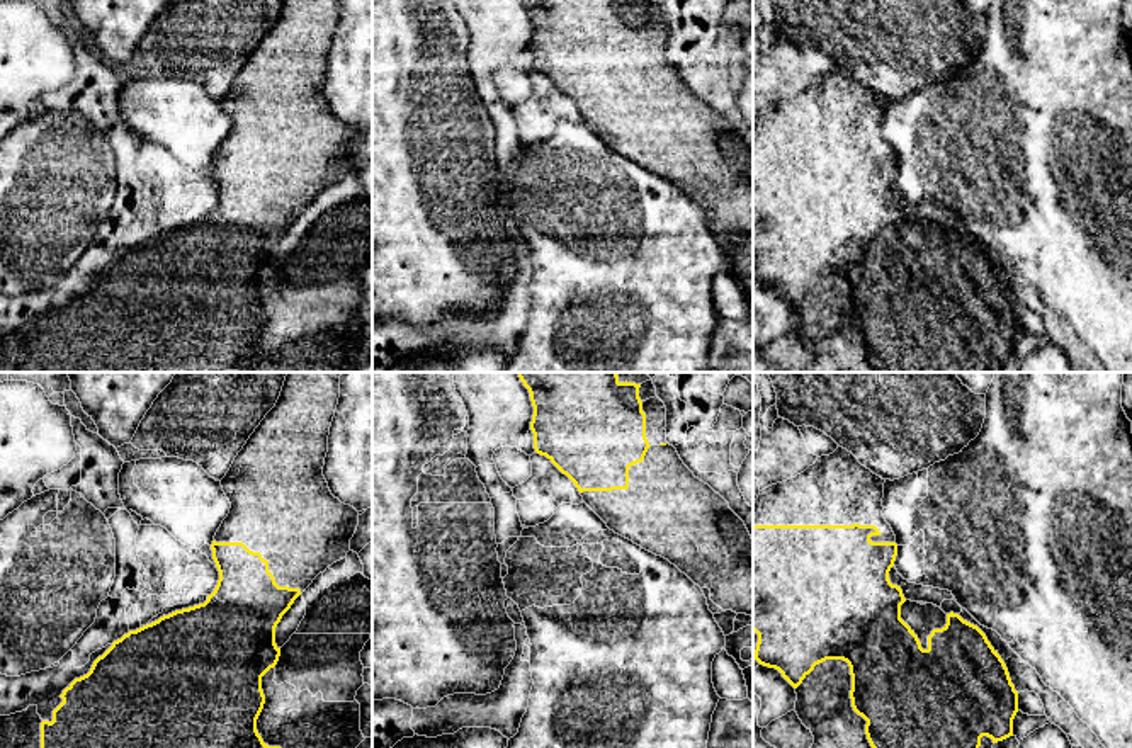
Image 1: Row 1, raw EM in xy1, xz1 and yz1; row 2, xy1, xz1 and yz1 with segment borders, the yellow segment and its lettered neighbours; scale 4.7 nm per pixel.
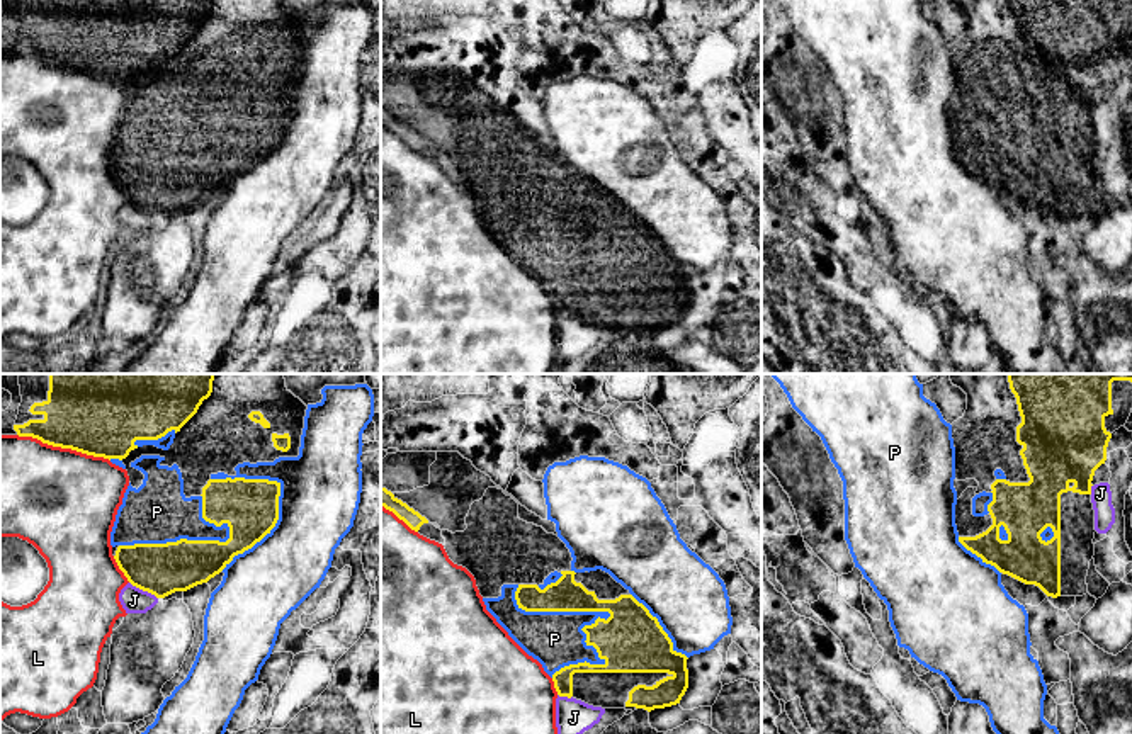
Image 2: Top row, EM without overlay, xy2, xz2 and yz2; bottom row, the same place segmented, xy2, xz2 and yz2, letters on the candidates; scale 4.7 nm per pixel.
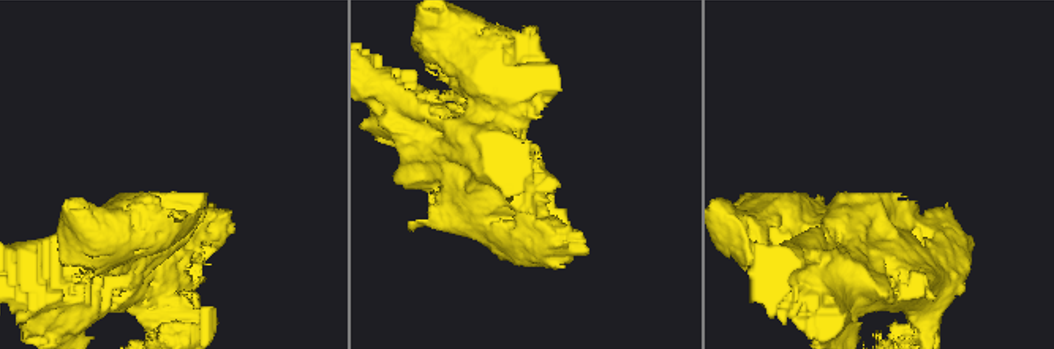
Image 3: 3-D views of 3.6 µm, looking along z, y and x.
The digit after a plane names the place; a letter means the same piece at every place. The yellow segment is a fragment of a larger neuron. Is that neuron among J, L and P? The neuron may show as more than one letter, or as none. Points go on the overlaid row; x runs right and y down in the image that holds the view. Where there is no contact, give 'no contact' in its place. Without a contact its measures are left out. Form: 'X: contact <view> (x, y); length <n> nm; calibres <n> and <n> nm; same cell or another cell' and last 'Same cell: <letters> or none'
J: contact xy2 (143, 590); length 160 nm; calibres 240 and 120 nm; another cell
L: contact xy2 (63, 447); length 460 nm; calibres 460 and 500 nm; another cell
P: contact xz2 (587, 610); length 550 nm; calibres 300 and 260 nm; another cell
Same cell: none

